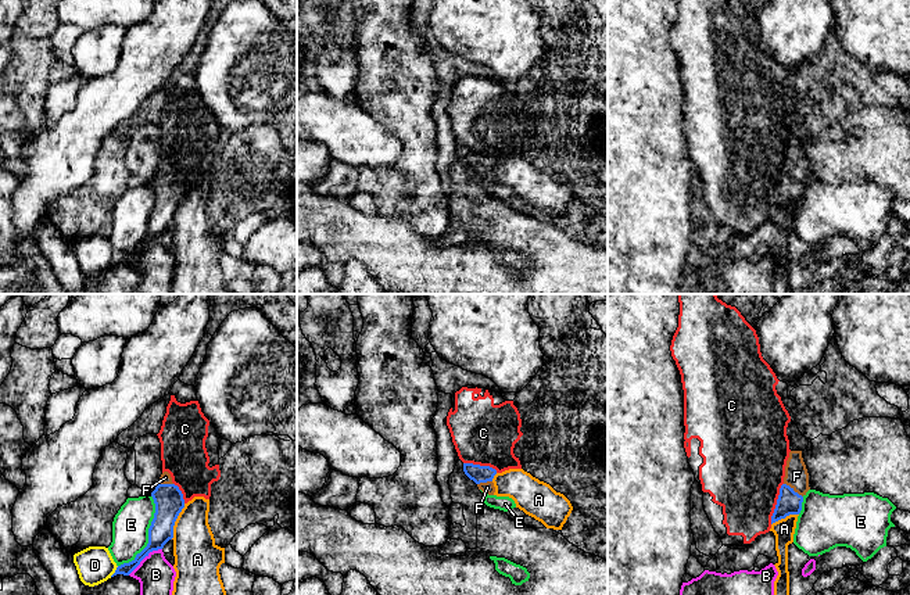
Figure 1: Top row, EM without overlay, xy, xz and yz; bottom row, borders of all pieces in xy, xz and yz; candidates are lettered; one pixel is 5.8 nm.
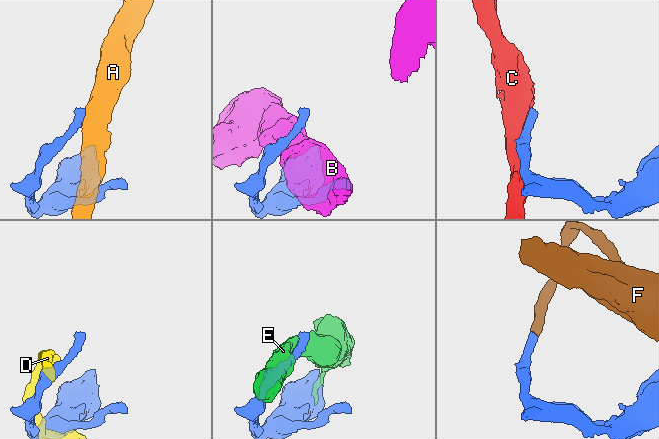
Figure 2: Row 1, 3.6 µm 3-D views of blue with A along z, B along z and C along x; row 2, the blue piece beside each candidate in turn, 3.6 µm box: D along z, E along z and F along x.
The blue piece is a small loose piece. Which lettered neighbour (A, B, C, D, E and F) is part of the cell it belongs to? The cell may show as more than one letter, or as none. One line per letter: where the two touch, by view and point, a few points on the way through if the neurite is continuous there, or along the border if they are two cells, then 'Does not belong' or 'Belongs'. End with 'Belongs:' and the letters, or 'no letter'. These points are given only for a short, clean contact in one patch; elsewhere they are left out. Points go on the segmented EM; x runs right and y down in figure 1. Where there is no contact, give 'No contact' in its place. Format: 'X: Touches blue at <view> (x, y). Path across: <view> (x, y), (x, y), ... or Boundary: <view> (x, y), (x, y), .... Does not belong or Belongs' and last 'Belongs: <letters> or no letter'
A: Touches blue at xy (175, 520). Boundary: xy (185, 504), (175, 522), (171, 538). Does not belong
B: Touches blue at xy (144, 556). Boundary: xy (161, 548), (153, 549), (128, 574). Does not belong
C: Touches blue at yz (777, 504). Does not belong
D: Touches blue at xy (115, 572). Does not belong
E: Touches blue at xy (149, 534). Does not belong
F: Touches blue at yz (792, 490). Path across: yz (790, 502), (792, 490), (796, 476). Belongs
Belongs: F

